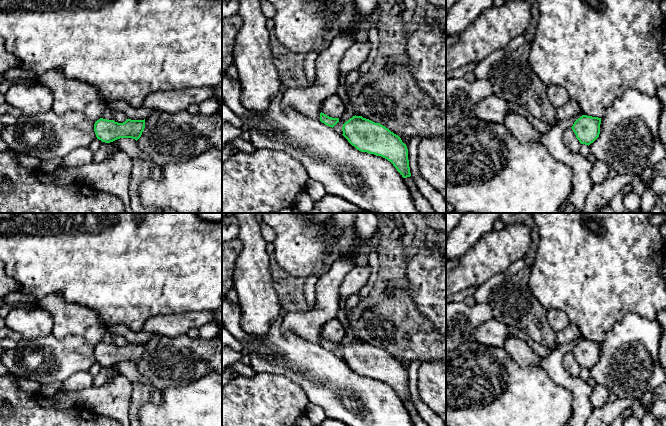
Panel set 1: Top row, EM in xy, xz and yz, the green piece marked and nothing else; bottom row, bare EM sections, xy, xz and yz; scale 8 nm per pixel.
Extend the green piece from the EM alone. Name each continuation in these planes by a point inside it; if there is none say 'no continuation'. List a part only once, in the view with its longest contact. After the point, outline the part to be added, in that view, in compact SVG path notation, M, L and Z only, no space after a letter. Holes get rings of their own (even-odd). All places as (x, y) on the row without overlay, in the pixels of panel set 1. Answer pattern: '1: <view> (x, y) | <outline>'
no continuation

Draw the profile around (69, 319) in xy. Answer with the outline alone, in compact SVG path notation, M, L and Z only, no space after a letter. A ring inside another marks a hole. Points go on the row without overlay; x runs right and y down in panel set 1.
M57 294L47 295L37 304L52 316L52 335L57 339L73 335L93 346L102 342L107 325L96 311L78 303L69 303Z

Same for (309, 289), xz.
M310 275L305 278L303 295L309 306L308 310L312 309L316 301L316 283L318 279L319 277L316 275Z

